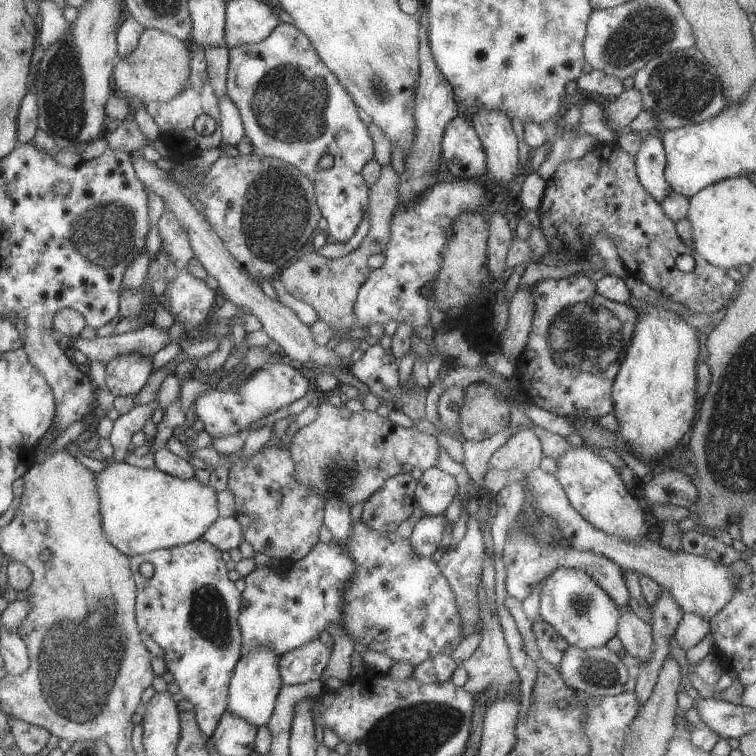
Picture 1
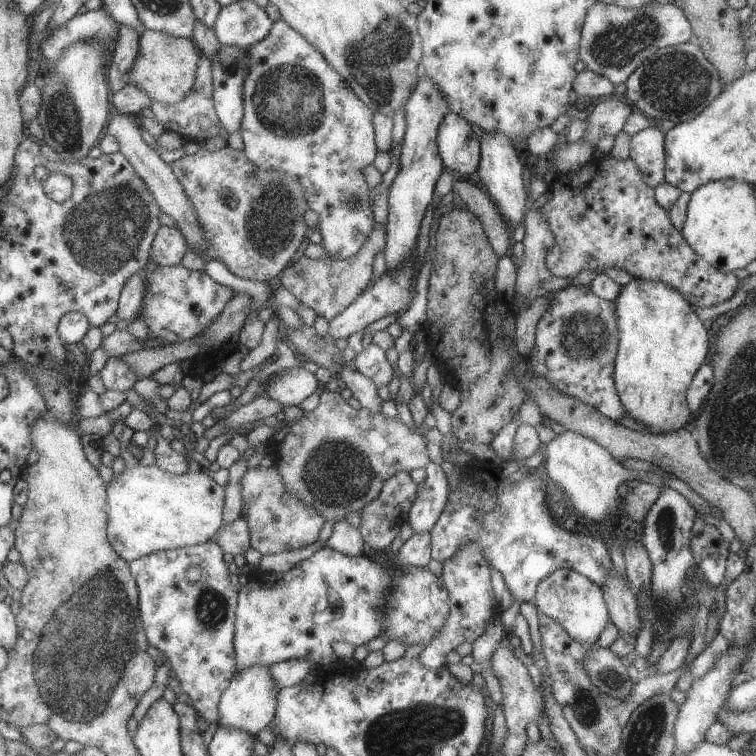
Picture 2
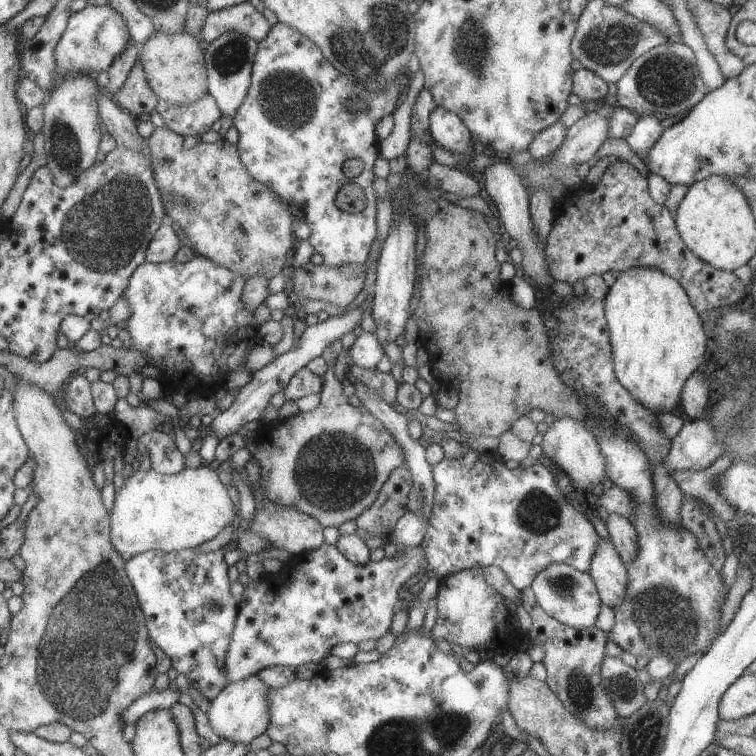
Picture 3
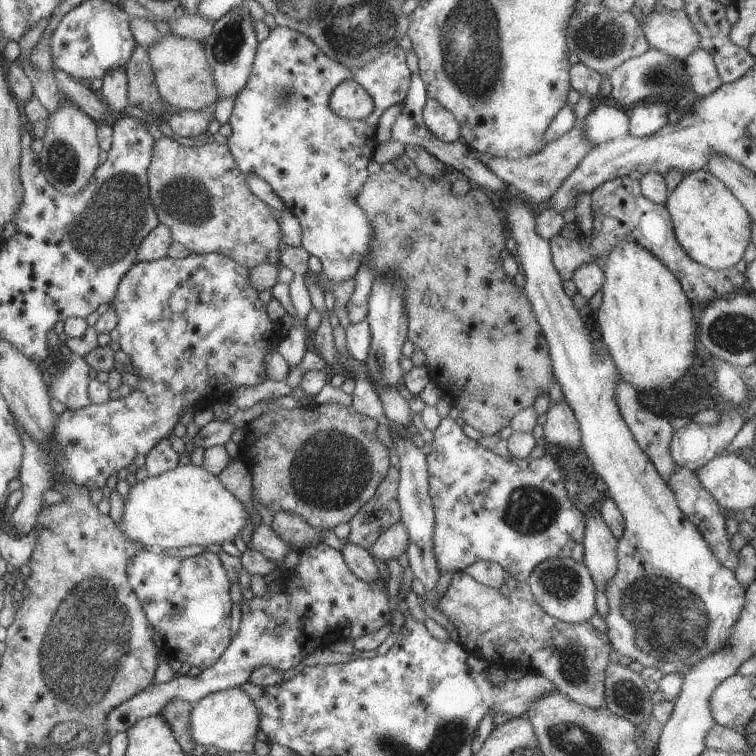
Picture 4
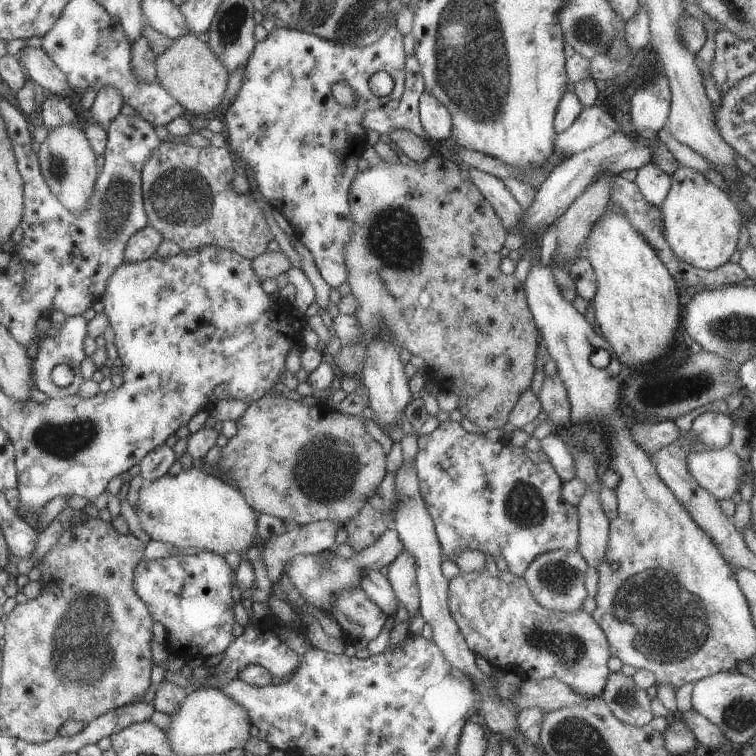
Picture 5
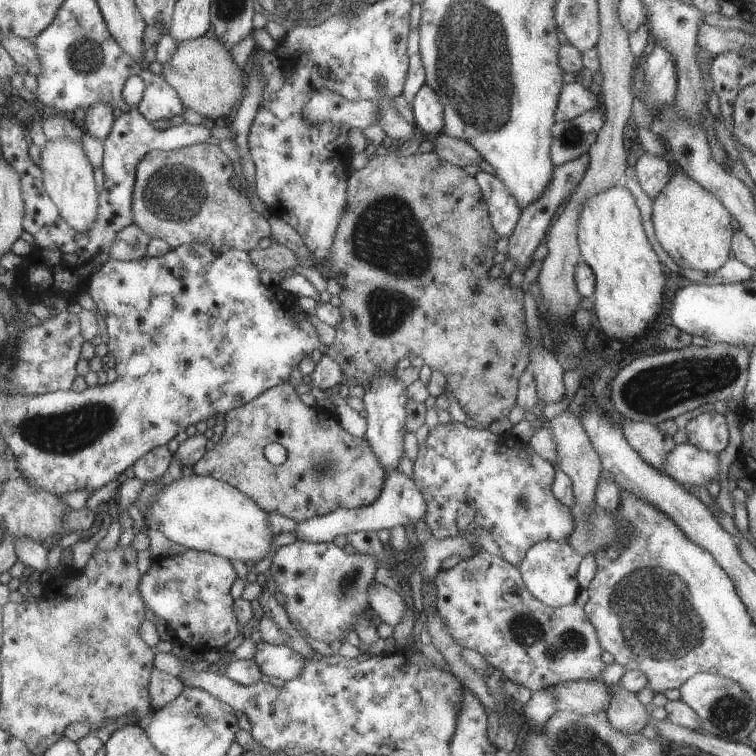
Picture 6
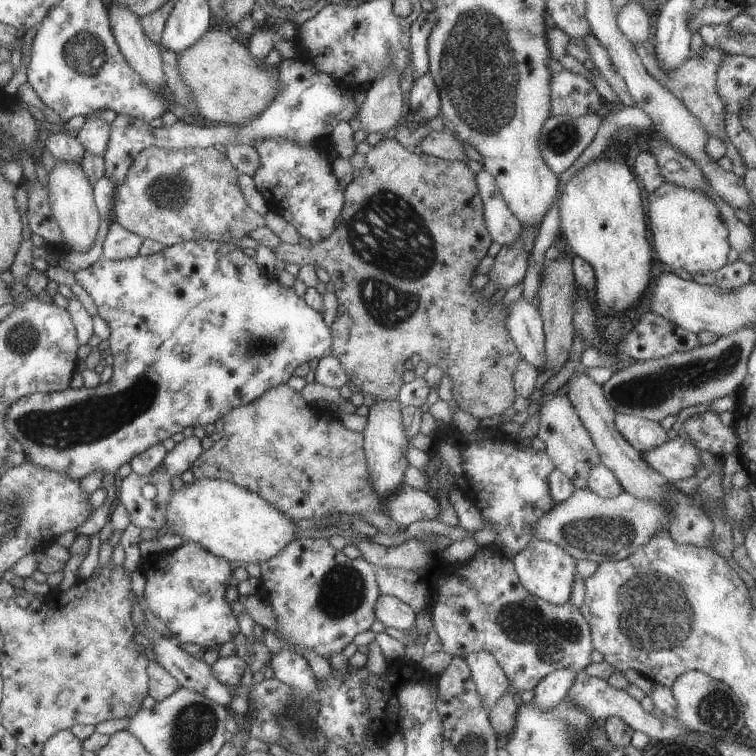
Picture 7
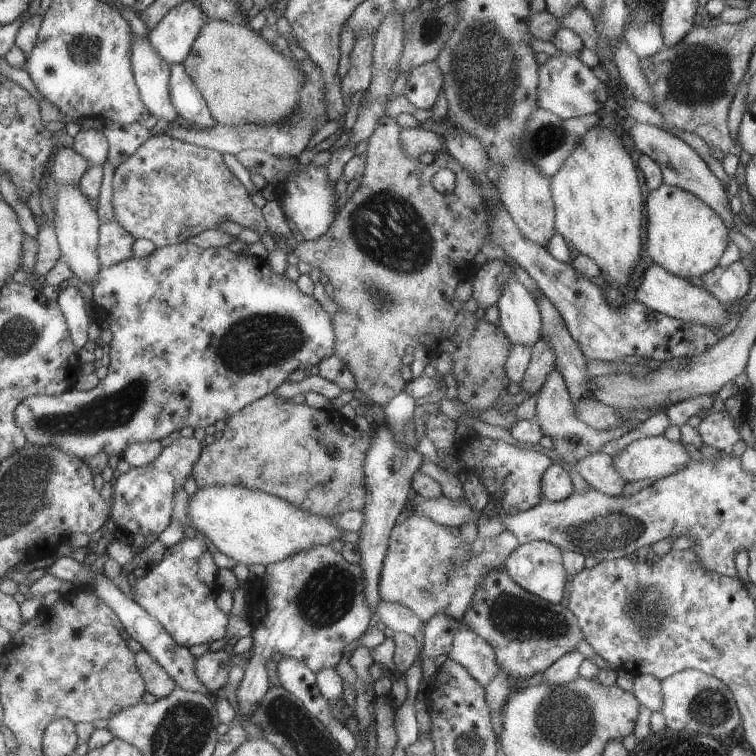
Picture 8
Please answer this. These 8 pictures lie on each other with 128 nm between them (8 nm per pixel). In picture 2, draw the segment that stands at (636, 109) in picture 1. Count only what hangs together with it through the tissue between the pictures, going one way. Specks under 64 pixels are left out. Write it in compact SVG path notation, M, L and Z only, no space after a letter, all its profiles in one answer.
M621 97L606 99L599 102L589 114L587 120L587 130L583 139L587 139L593 146L598 138L604 134L614 136L623 130L628 114L633 111L630 104Z

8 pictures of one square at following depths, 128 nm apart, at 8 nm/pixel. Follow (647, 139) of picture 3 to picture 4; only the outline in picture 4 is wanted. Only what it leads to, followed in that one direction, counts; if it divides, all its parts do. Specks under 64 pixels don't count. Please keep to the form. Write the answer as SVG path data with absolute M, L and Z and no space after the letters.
M663 102L637 104L628 115L628 134L632 137L646 137L667 123L667 113L671 105Z

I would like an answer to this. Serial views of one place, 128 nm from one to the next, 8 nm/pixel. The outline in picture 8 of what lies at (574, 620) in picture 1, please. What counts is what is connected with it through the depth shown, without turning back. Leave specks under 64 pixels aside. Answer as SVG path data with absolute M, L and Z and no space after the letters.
M527 541L514 548L505 559L503 568L507 574L526 591L550 603L559 603L567 592L562 550L545 541Z

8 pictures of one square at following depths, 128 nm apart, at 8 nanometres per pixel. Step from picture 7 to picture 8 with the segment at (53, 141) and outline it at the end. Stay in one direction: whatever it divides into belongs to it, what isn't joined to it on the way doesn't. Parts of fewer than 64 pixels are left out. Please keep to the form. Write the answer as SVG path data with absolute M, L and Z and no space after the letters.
M59 147L52 155L50 172L57 187L77 183L90 165L86 158L73 150L73 147Z

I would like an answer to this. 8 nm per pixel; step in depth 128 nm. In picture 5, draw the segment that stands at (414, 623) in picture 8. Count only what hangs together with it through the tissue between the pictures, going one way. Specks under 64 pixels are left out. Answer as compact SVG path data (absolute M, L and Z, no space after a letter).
M366 570L360 576L358 585L369 597L369 600L372 600L387 616L393 611L396 612L397 597L387 577L383 577L378 570Z

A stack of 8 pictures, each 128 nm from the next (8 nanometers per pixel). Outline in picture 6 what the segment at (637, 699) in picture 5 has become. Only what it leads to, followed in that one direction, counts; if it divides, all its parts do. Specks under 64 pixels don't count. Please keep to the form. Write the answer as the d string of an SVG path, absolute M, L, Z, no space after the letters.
M617 683L609 686L609 694L611 700L605 715L612 728L619 730L621 734L639 733L650 716L647 706L637 700L635 693L619 688Z

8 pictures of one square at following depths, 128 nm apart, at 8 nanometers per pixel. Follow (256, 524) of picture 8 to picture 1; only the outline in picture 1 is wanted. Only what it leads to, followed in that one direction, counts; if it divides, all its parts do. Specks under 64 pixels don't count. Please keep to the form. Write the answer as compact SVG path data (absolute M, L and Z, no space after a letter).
M113 461L100 472L94 473L94 485L99 501L101 528L107 542L130 558L133 555L148 553L155 549L171 548L199 539L209 525L220 516L216 492L203 485L196 478L178 479L154 467L140 469L132 465Z

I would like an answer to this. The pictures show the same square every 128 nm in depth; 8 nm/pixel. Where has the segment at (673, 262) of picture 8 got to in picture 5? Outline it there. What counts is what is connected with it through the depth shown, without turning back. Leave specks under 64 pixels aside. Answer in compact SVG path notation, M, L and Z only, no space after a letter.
M680 166L670 177L671 186L659 207L664 239L673 254L702 270L714 269L729 262L729 256L735 252L739 228L744 222L731 195L688 167Z

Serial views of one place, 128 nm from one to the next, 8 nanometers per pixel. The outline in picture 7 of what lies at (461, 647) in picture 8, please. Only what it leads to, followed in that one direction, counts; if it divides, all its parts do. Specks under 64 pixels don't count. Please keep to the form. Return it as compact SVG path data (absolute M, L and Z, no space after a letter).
M487 650L465 654L462 659L467 664L476 692L483 702L483 708L489 713L495 702L503 696L503 692L511 691L507 678Z

